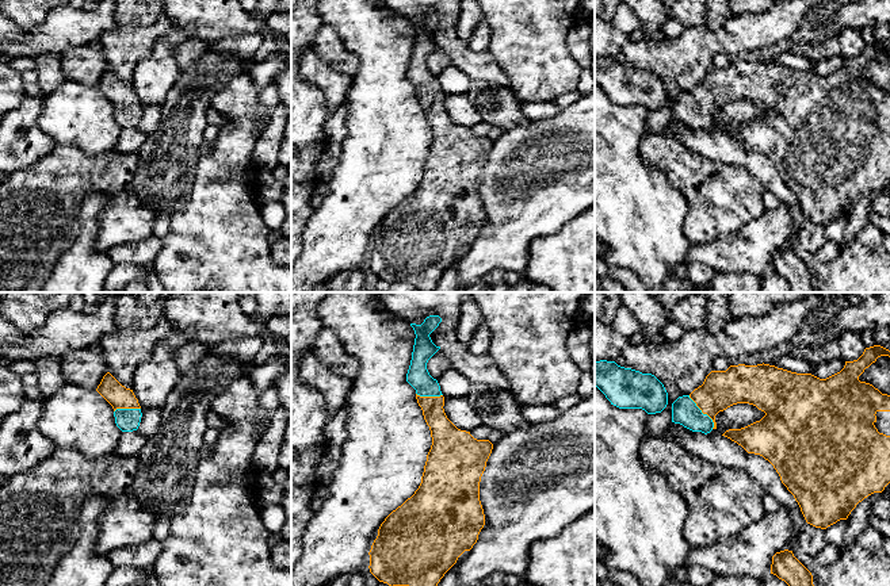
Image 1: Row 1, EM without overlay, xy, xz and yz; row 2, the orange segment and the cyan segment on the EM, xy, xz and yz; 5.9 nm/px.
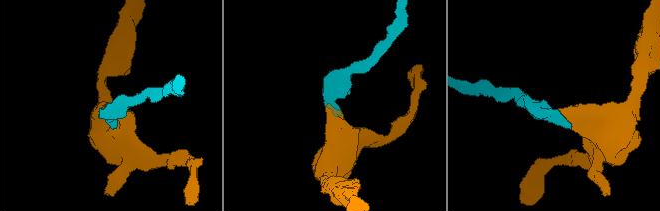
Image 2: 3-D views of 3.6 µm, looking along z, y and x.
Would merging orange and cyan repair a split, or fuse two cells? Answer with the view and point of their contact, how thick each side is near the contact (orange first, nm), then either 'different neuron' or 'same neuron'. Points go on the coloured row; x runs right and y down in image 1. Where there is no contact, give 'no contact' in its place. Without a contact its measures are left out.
yz (703, 413) | 220/160 nm | same neuron

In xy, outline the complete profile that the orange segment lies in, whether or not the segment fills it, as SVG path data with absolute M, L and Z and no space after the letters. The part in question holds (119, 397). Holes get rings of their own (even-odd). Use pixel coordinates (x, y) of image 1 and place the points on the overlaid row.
M107 372L96 391L112 406L115 424L122 432L138 429L142 413L133 390L122 386Z

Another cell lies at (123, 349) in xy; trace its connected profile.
M163 315L157 325L148 330L116 329L103 336L98 348L107 363L107 372L131 390L137 365L152 359L157 342L168 336L169 329L171 325Z

